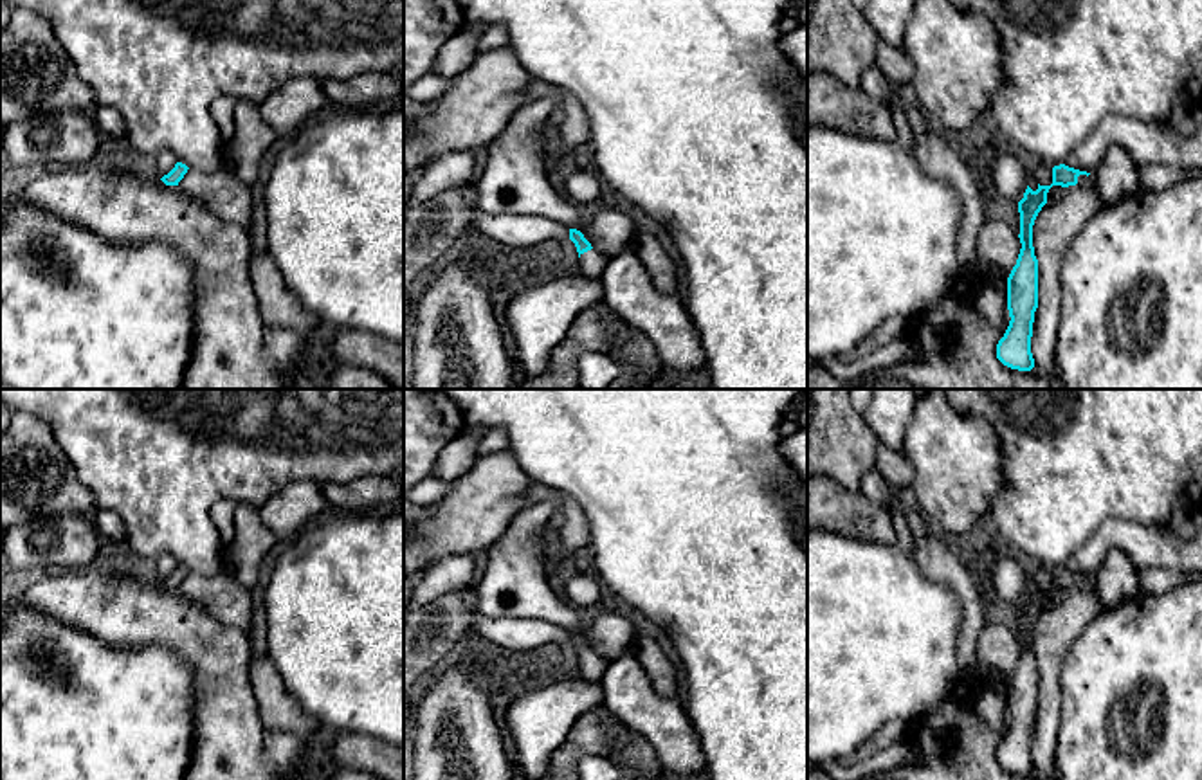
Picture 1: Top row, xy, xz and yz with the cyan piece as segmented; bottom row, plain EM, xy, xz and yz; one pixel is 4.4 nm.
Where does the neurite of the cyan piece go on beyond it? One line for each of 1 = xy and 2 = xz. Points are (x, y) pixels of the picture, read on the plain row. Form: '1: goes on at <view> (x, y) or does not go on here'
1: does not go on here
2: goes on at xz (591, 667)

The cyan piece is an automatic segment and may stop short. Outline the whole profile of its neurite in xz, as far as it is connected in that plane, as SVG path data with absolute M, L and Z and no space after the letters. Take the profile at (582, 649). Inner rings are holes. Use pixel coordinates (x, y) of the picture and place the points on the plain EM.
M569 632L569 643L578 656L580 677L586 681L600 681L606 663L591 650L580 634Z

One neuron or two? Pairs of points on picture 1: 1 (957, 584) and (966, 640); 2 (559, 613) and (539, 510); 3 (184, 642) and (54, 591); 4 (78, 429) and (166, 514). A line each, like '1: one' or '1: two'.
1: one
2: one
3: one
4: one

